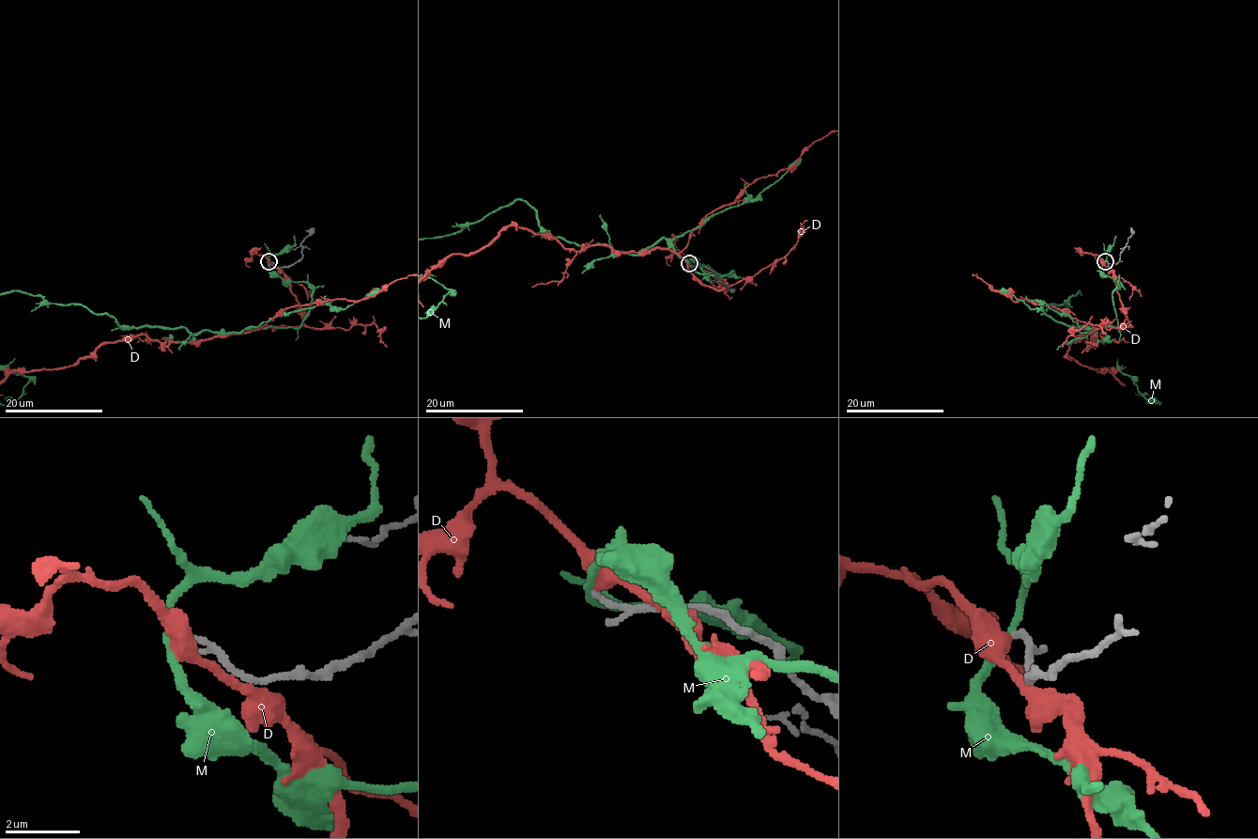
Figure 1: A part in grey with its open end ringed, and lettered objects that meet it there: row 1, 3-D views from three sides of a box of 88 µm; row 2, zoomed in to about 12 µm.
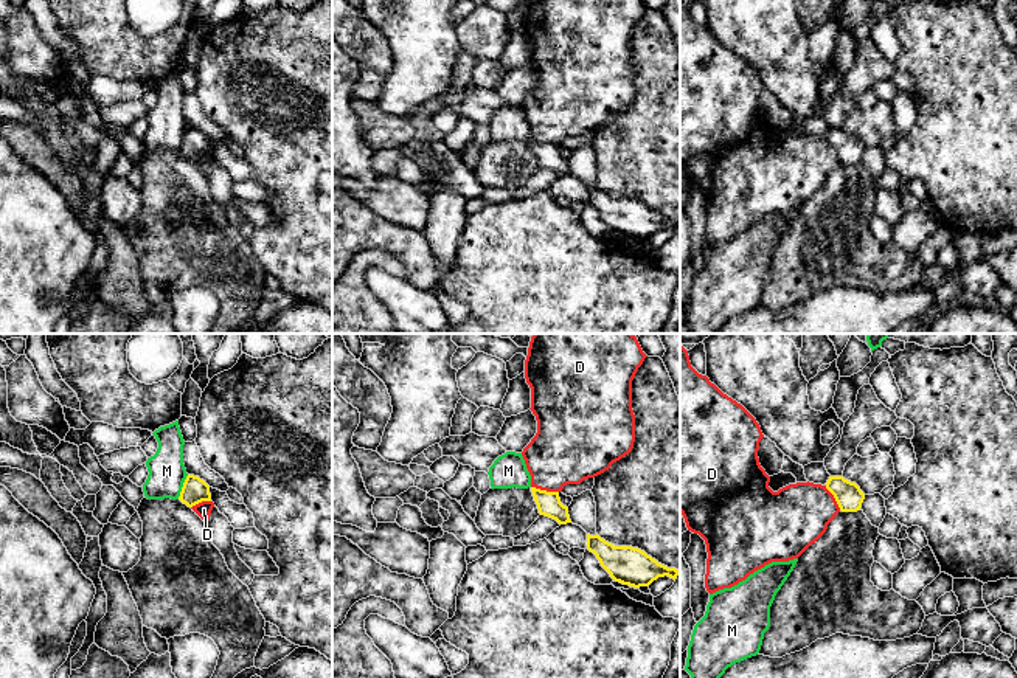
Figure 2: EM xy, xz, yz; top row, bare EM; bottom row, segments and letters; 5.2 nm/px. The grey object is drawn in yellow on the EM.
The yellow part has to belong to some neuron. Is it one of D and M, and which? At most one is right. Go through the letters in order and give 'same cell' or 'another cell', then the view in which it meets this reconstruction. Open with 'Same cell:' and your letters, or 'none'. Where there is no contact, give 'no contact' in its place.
Same cell: none
D: another cell | xz
M: another cell | xy

